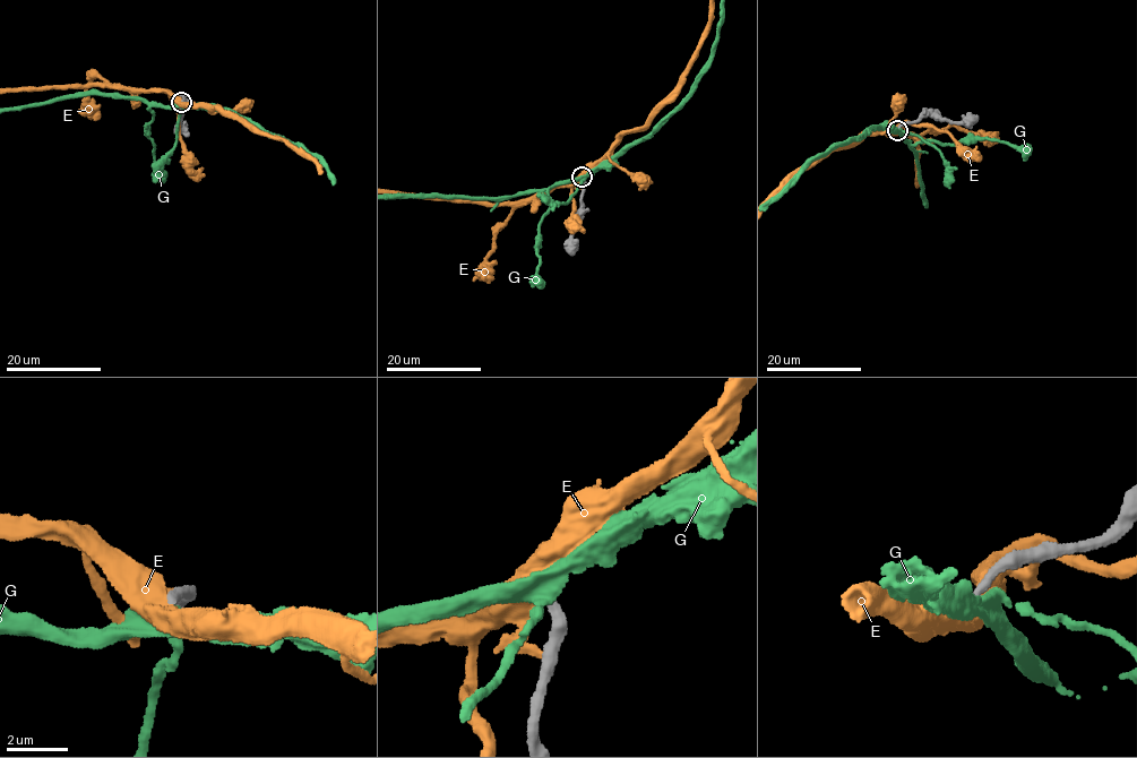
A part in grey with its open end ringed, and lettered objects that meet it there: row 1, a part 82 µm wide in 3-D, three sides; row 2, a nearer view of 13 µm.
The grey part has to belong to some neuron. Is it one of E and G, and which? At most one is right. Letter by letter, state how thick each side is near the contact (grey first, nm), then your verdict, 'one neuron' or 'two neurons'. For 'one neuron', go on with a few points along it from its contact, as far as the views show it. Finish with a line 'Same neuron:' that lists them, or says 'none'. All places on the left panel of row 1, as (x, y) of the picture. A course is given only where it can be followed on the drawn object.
E: 320/550 nm | two neurons
G: 360/400 nm | two neurons
Same neuron: none

